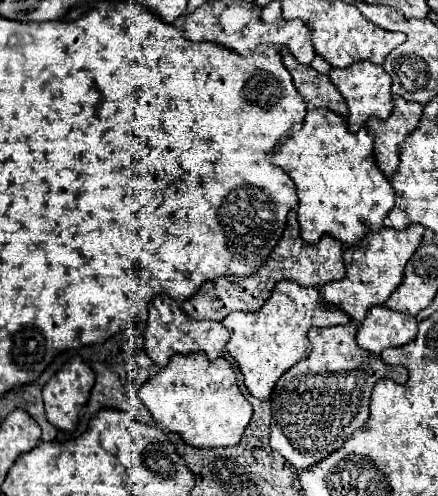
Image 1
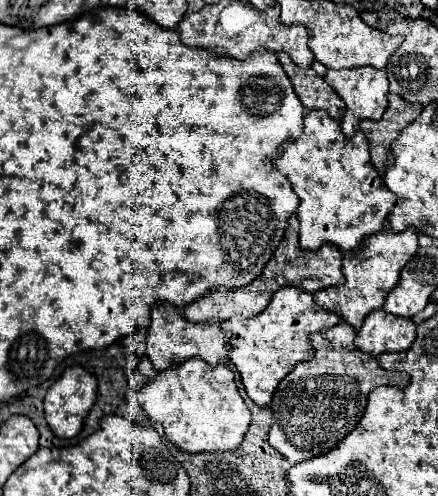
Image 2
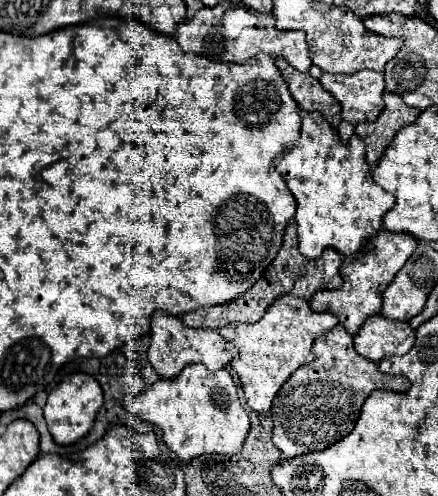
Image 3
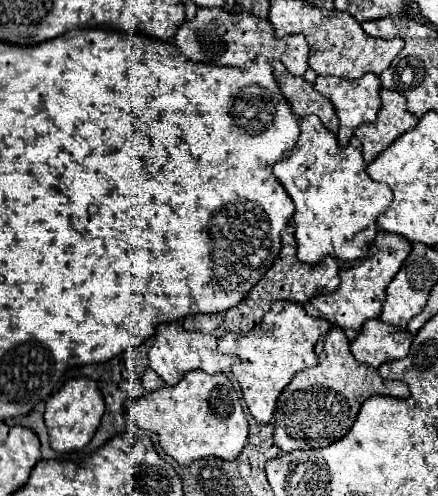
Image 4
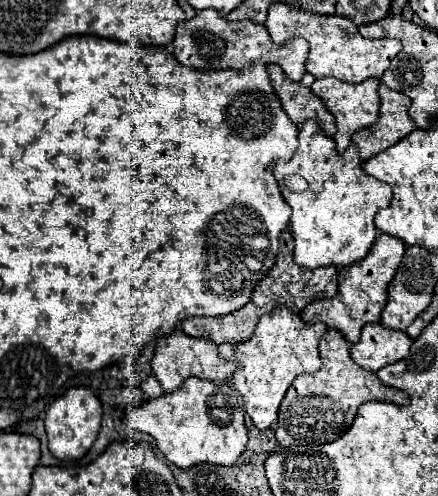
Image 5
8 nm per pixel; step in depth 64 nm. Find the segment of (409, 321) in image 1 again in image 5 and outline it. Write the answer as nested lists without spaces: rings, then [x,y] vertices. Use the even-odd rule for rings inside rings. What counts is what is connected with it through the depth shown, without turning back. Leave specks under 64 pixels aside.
[[[368,324],[362,328],[360,340],[350,346],[352,360],[372,372],[404,360],[408,356],[412,340],[404,332],[384,328],[382,324]]]

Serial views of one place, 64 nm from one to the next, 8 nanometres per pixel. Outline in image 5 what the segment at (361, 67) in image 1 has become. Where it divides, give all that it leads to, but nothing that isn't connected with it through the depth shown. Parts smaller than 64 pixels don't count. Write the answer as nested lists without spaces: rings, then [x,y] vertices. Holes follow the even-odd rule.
[[[320,78],[320,80],[314,80],[314,84],[310,86],[312,94],[316,94],[324,102],[324,106],[330,110],[330,114],[336,118],[338,130],[334,134],[334,142],[338,152],[344,152],[350,146],[350,138],[356,130],[372,126],[378,120],[378,108],[380,108],[378,84],[380,82],[374,78],[364,80],[362,84],[348,84],[336,78]]]

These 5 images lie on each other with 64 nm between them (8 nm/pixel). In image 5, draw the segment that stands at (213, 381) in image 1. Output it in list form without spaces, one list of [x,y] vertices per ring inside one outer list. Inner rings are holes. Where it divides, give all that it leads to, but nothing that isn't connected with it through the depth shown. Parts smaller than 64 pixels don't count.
[[[188,378],[184,386],[172,394],[128,408],[124,412],[124,423],[138,432],[150,434],[166,460],[182,470],[204,462],[216,466],[236,464],[248,442],[238,394],[228,382],[216,384],[212,380]]]

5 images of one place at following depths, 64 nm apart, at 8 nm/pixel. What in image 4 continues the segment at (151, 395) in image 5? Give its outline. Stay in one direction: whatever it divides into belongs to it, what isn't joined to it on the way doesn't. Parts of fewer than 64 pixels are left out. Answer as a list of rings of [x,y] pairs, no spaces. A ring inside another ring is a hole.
[[[148,368],[146,374],[142,376],[142,386],[144,386],[146,392],[156,392],[156,390],[160,390],[164,386],[164,380],[152,368]]]

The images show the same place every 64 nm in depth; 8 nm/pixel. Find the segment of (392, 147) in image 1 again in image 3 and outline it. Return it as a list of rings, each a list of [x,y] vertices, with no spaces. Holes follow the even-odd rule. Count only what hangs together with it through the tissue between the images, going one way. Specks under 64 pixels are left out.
[[[384,92],[384,110],[374,122],[360,122],[356,126],[356,134],[364,140],[366,144],[366,160],[370,168],[376,168],[380,156],[396,136],[396,132],[408,124],[412,124],[420,110],[408,108],[404,100],[392,92]]]

